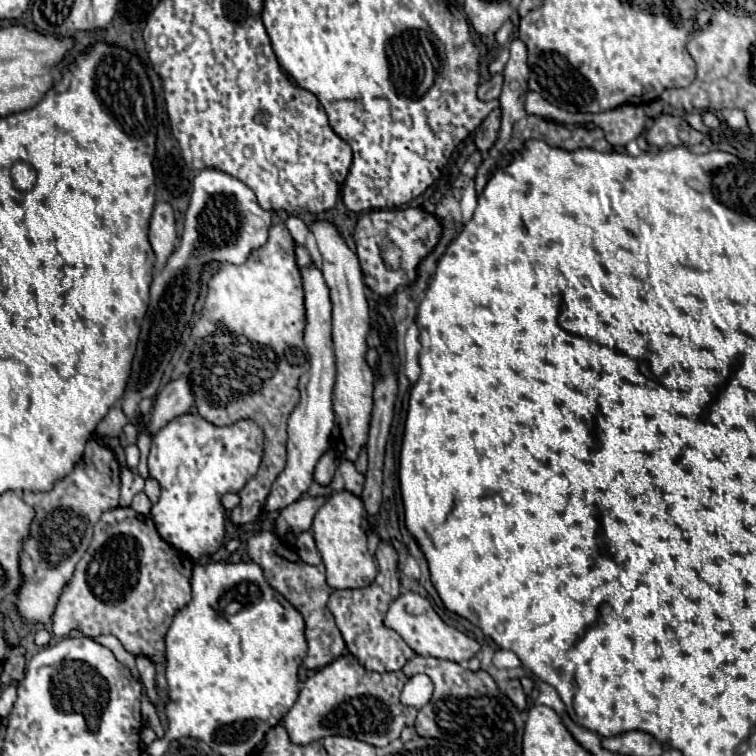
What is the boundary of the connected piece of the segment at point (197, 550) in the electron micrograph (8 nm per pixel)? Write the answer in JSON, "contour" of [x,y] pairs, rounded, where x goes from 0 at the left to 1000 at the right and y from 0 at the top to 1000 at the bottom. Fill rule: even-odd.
{"contour":[[[246,545],[201,574],[196,622],[198,632],[204,632],[214,646],[212,661],[201,669],[201,688],[212,709],[238,730],[249,733],[254,741],[280,735],[294,722],[299,706],[299,675],[294,669],[294,656],[299,651],[317,651],[323,646],[323,640],[341,624],[347,601],[349,569],[336,556],[315,556],[304,563],[286,563],[270,556],[262,545]]]}

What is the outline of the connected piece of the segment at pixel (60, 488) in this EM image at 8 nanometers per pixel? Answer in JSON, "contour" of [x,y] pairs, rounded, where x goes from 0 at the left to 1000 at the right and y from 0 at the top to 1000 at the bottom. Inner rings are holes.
{"contour":[[[124,577],[114,587],[108,608],[69,646],[69,651],[32,651],[32,664],[48,675],[48,685],[42,690],[40,712],[26,730],[32,772],[21,788],[21,802],[37,823],[61,823],[69,815],[82,778],[95,765],[101,743],[111,735],[122,714],[124,693],[138,677],[156,669],[156,648],[159,616],[151,598]]]}

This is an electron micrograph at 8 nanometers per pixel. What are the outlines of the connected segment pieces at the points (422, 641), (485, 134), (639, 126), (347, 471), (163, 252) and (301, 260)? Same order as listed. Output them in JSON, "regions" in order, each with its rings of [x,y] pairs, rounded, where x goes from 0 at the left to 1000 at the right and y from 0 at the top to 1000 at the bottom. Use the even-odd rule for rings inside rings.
{"regions":[[[[550,783],[529,786],[521,794],[521,799],[516,802],[508,825],[513,831],[524,833],[534,844],[534,849],[556,868],[574,868],[574,870],[587,870],[587,873],[598,873],[598,876],[611,876],[611,873],[622,873],[624,868],[630,868],[638,857],[627,844],[619,844],[616,839],[606,836],[603,831],[590,828],[585,823],[585,817],[574,810],[571,799]]],[[[661,143],[651,146],[651,148],[646,151],[646,156],[643,156],[643,159],[635,164],[635,169],[630,172],[630,177],[627,177],[627,190],[630,190],[630,196],[632,196],[635,201],[646,201],[646,198],[653,193],[653,188],[656,188],[656,183],[659,183],[659,172],[661,172],[661,153],[664,153]]],[[[825,138],[820,143],[794,148],[786,153],[788,167],[794,167],[802,177],[802,185],[812,196],[825,196],[833,185],[841,185],[852,175],[854,151],[849,140]]],[[[452,606],[452,608],[450,608],[450,616],[447,616],[447,622],[444,622],[444,627],[442,627],[439,640],[437,640],[434,646],[410,648],[407,653],[410,653],[410,656],[437,656],[439,651],[460,648],[460,651],[466,651],[468,656],[476,656],[476,653],[479,653],[479,635],[481,635],[481,627],[476,627],[463,608]]],[[[206,267],[201,288],[198,288],[198,307],[196,307],[201,331],[206,336],[206,354],[212,357],[233,323],[233,296],[230,296],[230,278],[222,267]]],[[[392,323],[392,347],[397,354],[410,354],[415,349],[415,344],[402,323]]]]}

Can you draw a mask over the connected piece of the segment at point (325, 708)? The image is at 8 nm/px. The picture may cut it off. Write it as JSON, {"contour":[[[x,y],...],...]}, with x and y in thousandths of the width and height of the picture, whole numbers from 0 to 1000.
{"contour":[[[466,865],[450,868],[402,902],[392,931],[373,950],[373,958],[389,984],[410,984],[431,974],[460,974],[508,989],[526,979],[529,968],[550,952],[550,937],[529,929],[529,915],[540,897],[532,886],[503,892],[484,886]]]}

